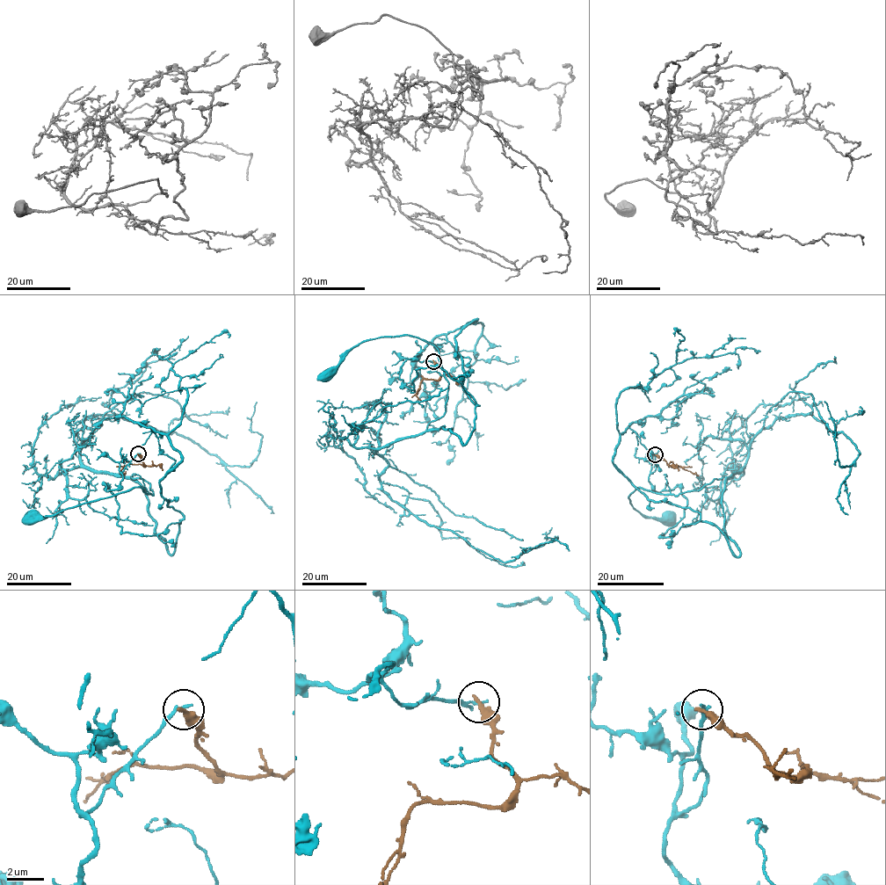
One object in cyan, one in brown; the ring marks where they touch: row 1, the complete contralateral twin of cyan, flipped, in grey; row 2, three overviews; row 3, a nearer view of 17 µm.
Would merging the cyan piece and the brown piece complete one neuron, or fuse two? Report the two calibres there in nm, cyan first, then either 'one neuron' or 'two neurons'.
190 nm thick on the cyan side, 360 nm on the other; two neurons

